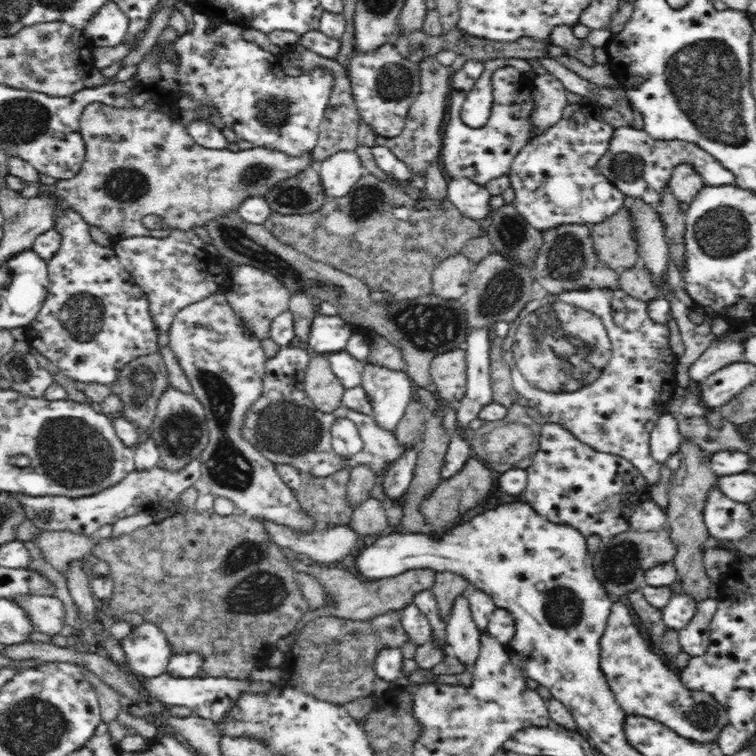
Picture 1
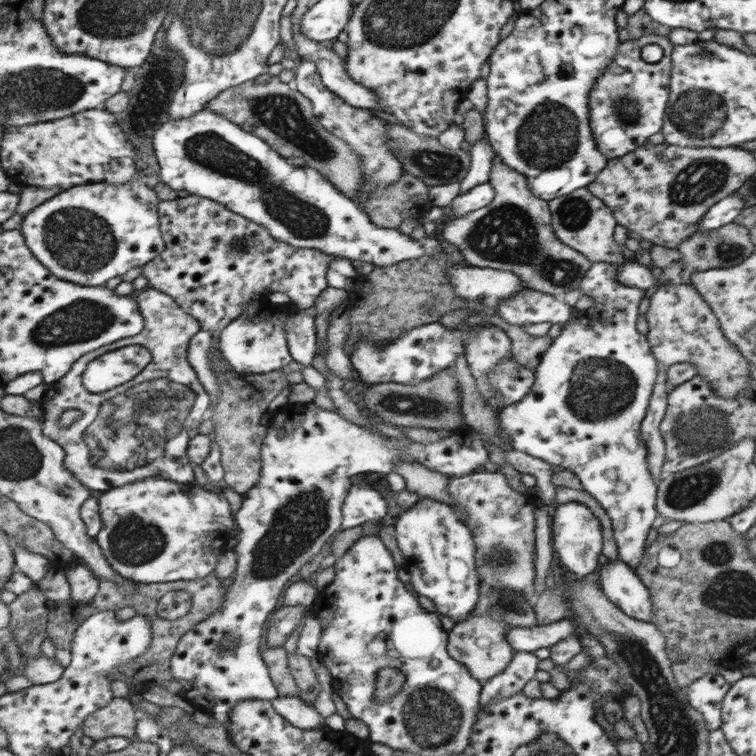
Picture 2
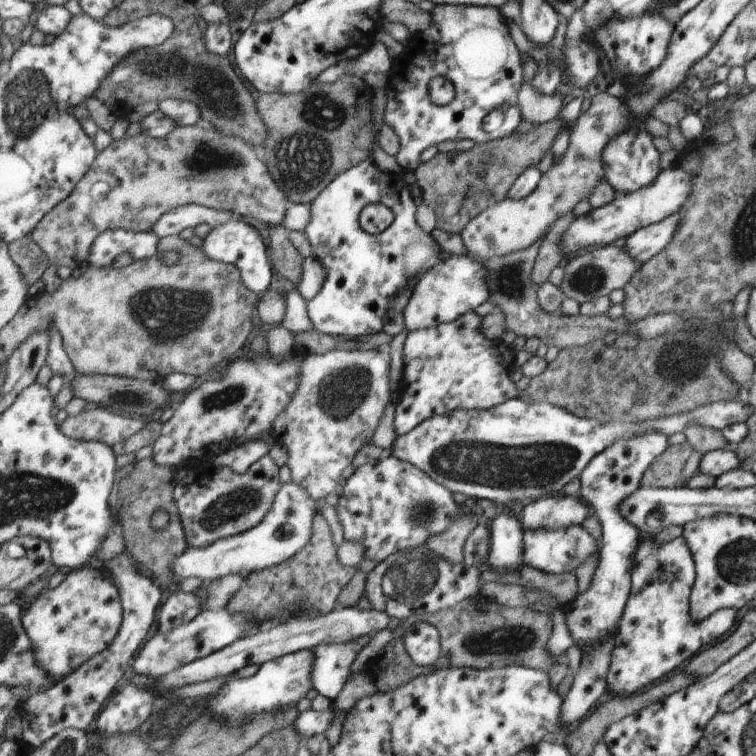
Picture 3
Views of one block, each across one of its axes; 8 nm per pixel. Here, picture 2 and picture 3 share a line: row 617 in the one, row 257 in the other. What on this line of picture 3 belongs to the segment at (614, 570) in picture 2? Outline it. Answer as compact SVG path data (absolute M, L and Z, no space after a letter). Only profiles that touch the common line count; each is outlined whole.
M680 212L658 223L640 228L626 238L624 250L636 261L646 263L659 254L672 240L679 226Z

